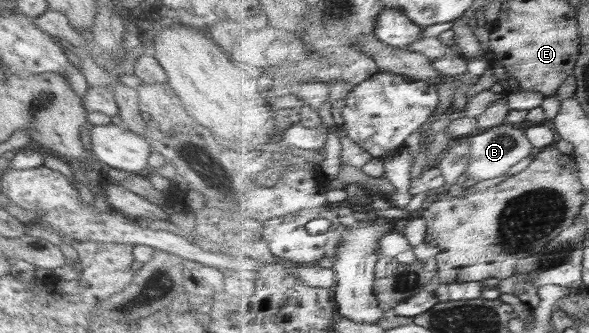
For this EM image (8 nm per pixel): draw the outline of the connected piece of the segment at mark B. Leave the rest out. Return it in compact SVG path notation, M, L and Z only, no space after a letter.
M507 122L503 125L496 126L470 136L470 145L472 145L472 160L468 164L465 174L468 178L474 180L486 180L487 177L499 176L506 174L512 166L516 166L520 160L537 153L531 140L527 137L525 129L516 128Z

